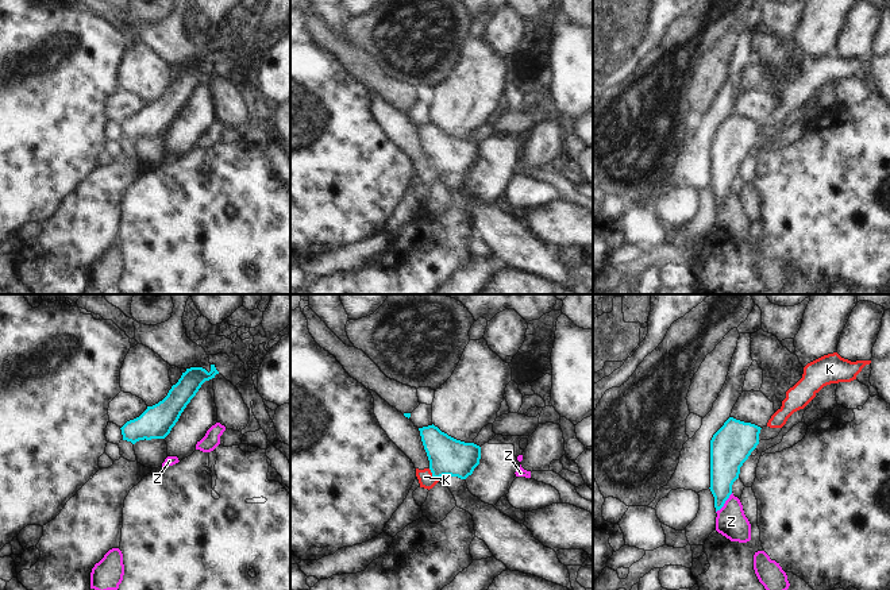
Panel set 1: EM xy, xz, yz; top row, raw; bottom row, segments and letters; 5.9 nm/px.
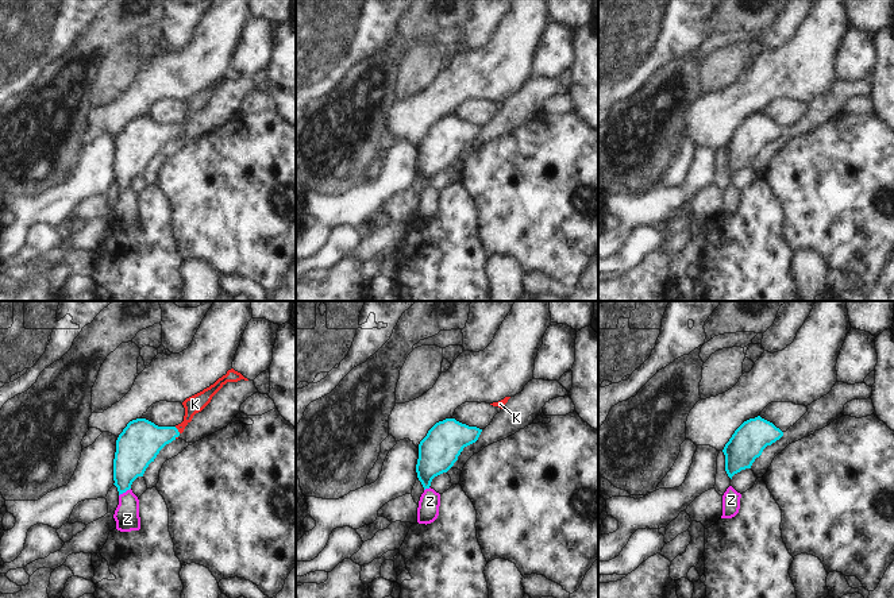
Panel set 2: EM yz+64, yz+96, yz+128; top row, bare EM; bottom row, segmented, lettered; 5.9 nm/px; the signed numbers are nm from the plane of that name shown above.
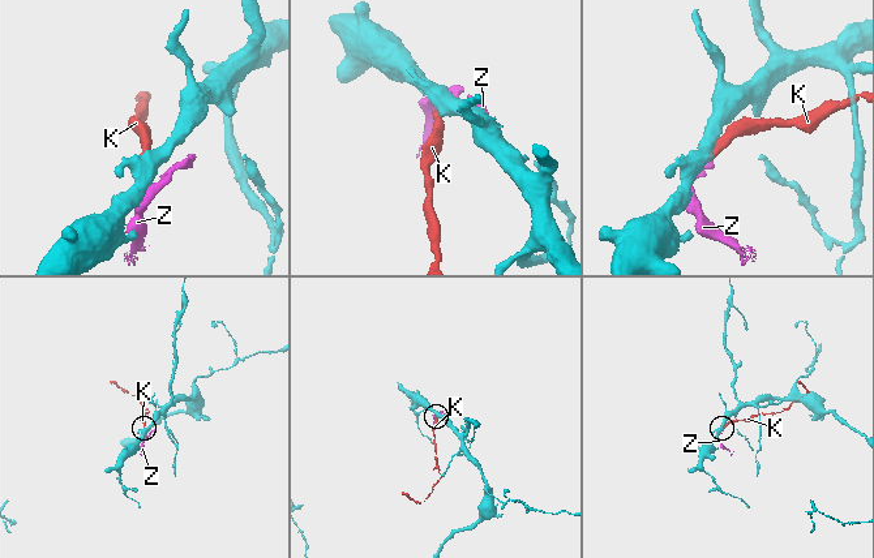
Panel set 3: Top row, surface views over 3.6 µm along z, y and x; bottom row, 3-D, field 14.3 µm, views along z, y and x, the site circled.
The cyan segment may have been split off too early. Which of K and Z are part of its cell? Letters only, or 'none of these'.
K

